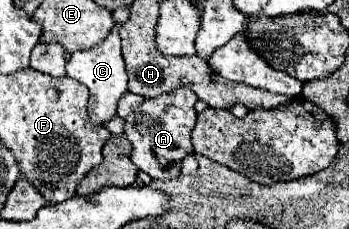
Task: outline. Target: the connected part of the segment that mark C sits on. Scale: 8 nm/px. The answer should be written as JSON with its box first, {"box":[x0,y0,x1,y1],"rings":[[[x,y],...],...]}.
{"box":[66,30,127,124],"rings":[[[113,30],[101,44],[91,50],[78,51],[71,55],[66,63],[66,73],[73,80],[81,82],[89,90],[89,116],[93,124],[105,124],[117,114],[117,102],[127,92],[127,72],[125,60],[121,54],[121,38],[119,32]]]}

